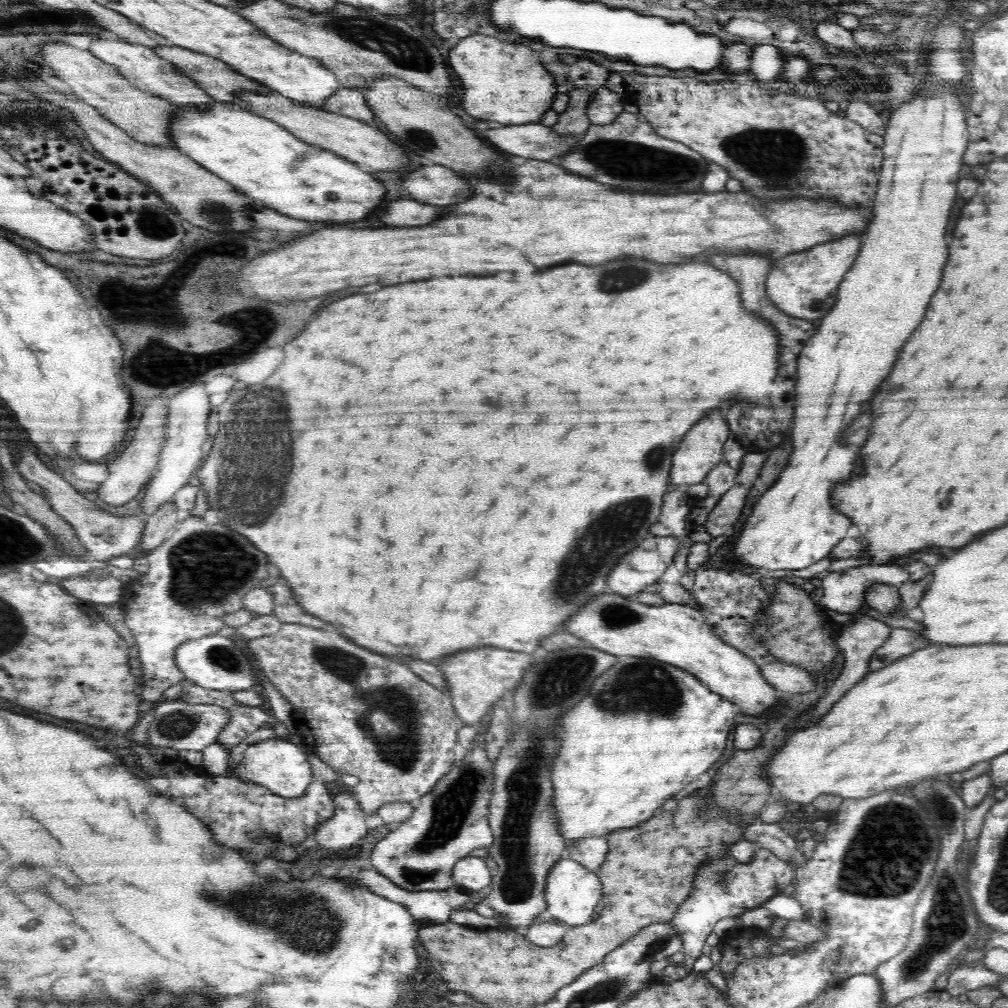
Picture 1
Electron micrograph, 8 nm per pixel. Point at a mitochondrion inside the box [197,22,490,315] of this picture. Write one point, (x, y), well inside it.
(420, 139)

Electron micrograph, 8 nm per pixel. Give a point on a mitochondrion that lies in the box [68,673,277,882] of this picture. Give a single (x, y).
(174, 725)

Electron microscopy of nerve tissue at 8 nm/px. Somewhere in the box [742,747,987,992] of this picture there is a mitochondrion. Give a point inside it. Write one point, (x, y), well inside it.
(893, 841)

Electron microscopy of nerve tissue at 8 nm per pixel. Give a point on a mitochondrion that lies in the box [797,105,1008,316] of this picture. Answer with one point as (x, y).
(815, 302)

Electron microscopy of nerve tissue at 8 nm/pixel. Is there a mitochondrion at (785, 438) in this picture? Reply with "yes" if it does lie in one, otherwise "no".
no

